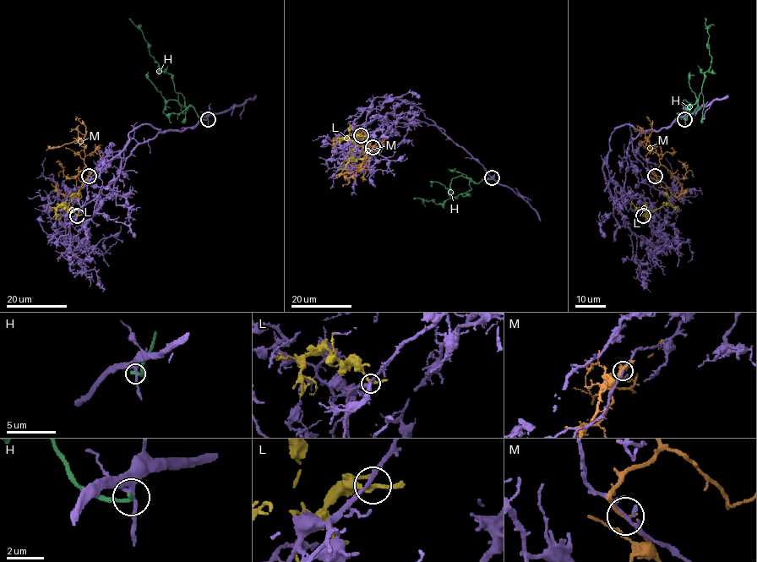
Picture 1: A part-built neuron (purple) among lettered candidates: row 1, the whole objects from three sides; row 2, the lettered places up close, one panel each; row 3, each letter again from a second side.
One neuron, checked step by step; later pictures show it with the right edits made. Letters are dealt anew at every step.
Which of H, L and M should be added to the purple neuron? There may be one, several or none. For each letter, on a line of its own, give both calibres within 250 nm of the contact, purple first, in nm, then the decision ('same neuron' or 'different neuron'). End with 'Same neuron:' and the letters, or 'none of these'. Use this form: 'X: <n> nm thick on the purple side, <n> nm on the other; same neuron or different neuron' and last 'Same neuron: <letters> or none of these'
H: 190 nm thick on the purple side, 260 nm on the other; different neuron
L: 240 nm thick on the purple side, 200 nm on the other; different neuron
M: 140 nm thick on the purple side, 180 nm on the other; different neuron
Same neuron: none of these

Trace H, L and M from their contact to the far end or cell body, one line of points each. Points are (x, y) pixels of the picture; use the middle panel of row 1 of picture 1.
H: (492, 177), (476, 183), (467, 178), (471, 188), (443, 204), (437, 204), (417, 198), (413, 199)
L: (362, 136), (354, 139), (355, 148), (351, 153), (354, 158), (346, 164), (345, 169), (338, 170)
M: (373, 147), (368, 152), (369, 143), (364, 139), (349, 133), (337, 137), (332, 148)

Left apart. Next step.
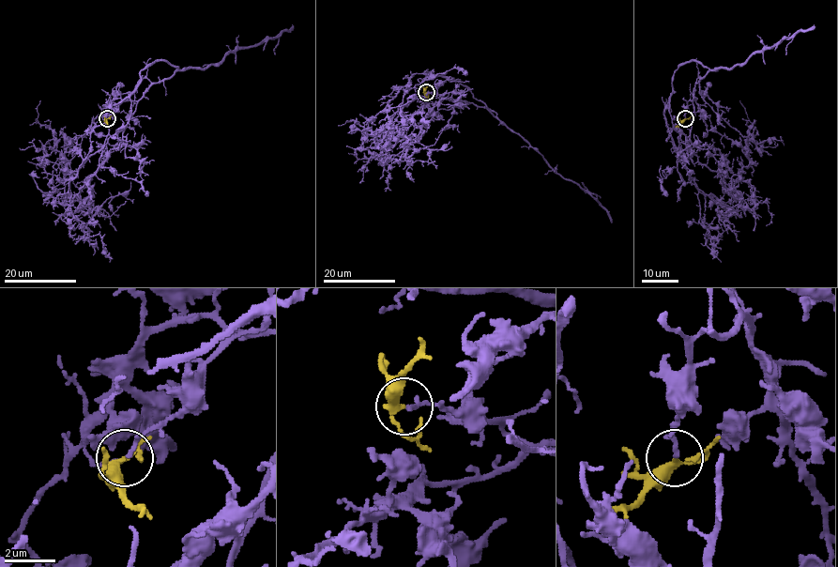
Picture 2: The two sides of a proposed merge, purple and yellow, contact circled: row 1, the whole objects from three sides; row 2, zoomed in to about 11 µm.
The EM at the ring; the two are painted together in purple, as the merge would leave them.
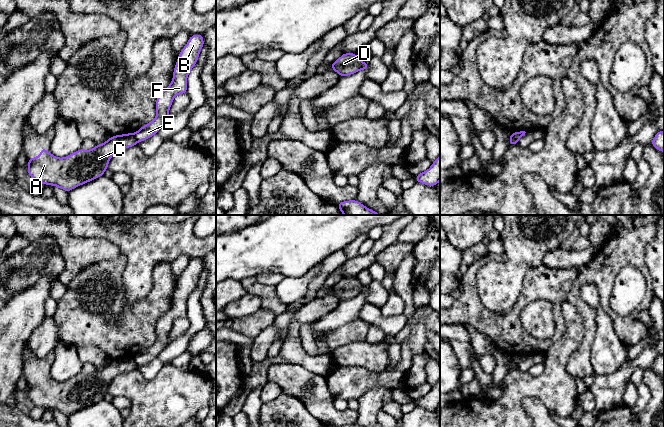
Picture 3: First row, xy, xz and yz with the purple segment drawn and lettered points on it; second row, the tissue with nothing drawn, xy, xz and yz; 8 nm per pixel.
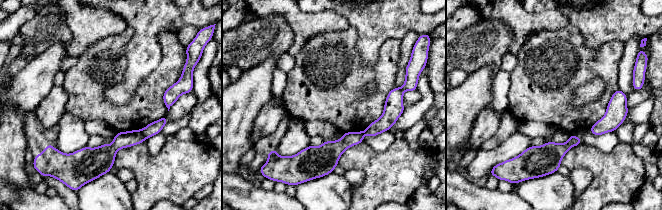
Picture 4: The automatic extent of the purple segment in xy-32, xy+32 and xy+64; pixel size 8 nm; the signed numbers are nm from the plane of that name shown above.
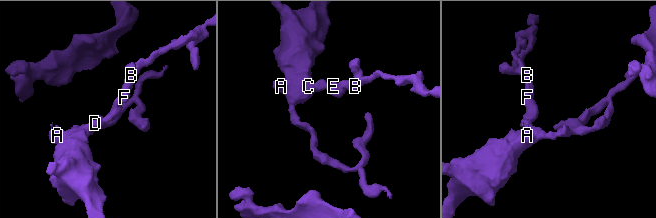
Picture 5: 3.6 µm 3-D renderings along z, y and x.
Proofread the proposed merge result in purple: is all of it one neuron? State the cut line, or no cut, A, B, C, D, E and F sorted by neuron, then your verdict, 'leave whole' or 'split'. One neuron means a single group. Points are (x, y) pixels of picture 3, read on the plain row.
cut xy (133, 358), (138, 365); groups A C D / B E F; split

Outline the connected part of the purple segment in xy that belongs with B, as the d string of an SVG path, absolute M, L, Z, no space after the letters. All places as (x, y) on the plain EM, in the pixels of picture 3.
M203 258L190 260L189 265L178 279L172 306L157 320L156 341L134 357L138 366L145 365L156 359L160 352L169 344L169 333L173 327L173 322L178 318L187 318L187 301L196 289L203 270Z

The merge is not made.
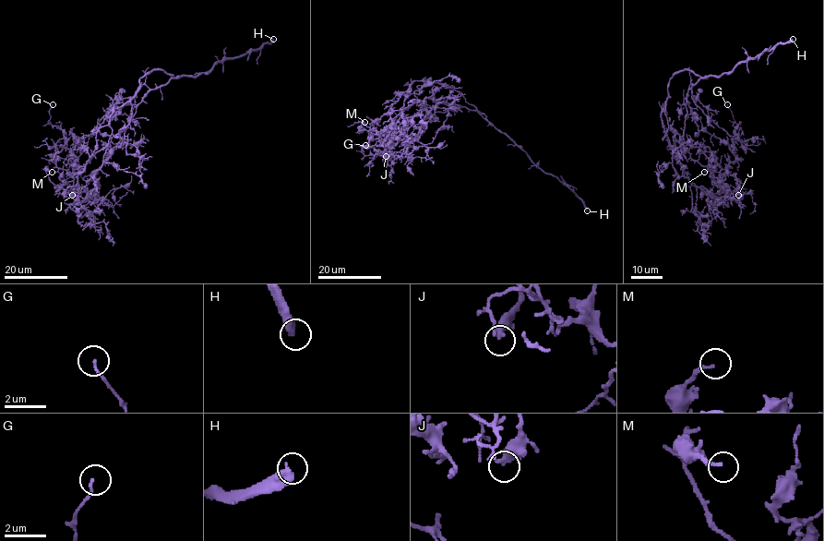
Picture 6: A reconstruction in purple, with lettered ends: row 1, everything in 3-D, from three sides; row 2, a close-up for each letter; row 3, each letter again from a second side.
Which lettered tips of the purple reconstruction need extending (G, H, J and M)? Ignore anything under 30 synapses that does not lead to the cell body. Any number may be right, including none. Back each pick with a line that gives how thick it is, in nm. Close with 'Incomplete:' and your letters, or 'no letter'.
H: calibre 480 nm
Incomplete: H

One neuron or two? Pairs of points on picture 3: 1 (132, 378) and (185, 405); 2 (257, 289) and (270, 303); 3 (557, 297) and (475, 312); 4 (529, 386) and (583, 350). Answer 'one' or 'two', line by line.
1: one
2: one
3: one
4: two

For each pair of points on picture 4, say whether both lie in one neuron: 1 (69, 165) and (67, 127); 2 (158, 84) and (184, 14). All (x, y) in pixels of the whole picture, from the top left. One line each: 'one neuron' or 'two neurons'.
1: two neurons
2: two neurons

